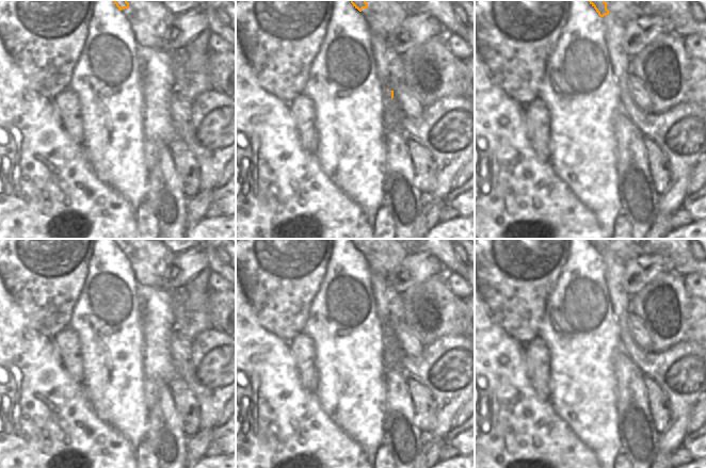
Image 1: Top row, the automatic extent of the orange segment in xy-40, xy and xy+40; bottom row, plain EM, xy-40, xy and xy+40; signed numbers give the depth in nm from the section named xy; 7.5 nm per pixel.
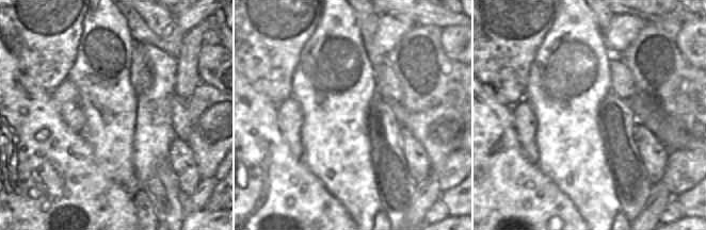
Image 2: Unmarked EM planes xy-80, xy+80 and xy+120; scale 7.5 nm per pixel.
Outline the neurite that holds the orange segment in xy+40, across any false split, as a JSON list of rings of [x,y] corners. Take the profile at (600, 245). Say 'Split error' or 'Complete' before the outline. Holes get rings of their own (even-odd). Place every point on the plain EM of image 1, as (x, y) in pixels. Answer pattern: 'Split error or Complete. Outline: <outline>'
Complete. Outline: [[[588,239],[590,243],[596,248],[600,256],[608,254],[610,251],[607,248],[605,239]]]

